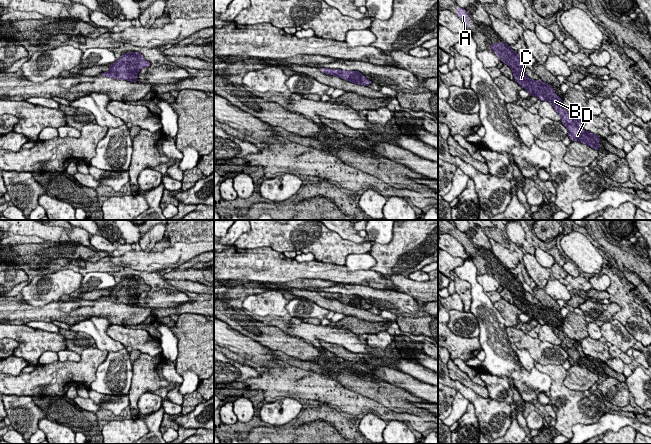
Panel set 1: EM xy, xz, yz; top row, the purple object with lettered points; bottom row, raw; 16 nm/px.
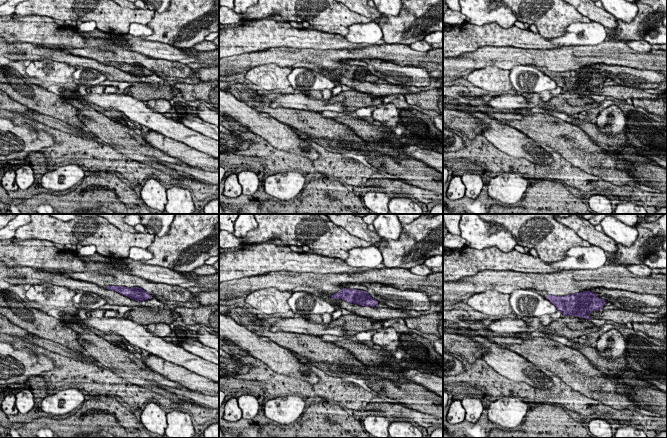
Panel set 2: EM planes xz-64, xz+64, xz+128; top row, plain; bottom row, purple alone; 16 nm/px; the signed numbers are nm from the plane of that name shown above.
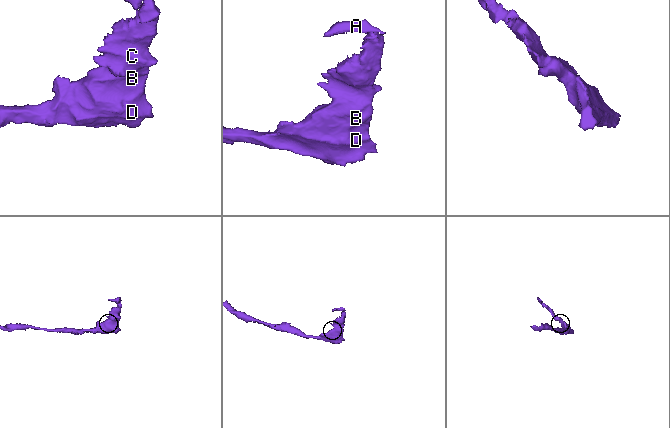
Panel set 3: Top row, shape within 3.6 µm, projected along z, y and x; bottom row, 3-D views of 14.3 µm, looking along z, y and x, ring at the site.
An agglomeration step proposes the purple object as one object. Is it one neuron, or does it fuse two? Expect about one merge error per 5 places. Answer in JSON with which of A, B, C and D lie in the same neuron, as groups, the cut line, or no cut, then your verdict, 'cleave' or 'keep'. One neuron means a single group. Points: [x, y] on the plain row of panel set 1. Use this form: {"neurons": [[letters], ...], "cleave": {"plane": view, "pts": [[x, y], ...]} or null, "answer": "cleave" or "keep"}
{"neurons": [["A", "B", "C", "D"]], "cleave": null, "answer": "keep"}

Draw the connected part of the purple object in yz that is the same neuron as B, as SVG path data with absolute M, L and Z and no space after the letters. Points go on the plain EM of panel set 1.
M502 265L501 267L491 267L492 275L500 282L503 288L507 288L513 298L514 304L523 313L527 314L530 320L536 320L539 324L547 324L562 341L561 347L568 354L568 361L571 365L585 367L591 372L599 375L599 359L586 355L581 347L581 341L571 339L563 331L562 323L553 315L551 308L540 304L532 304L525 298L523 284L510 272L510 269Z

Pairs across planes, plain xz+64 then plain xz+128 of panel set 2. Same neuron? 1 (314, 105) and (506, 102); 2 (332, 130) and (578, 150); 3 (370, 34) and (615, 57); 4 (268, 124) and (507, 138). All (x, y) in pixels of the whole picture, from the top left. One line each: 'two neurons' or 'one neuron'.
1: one neuron
2: one neuron
3: two neurons
4: one neuron

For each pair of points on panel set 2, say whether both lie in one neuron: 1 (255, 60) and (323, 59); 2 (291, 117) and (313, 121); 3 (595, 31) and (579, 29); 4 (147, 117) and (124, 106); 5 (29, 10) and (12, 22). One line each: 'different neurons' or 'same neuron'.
1: same neuron
2: same neuron
3: same neuron
4: same neuron
5: different neurons

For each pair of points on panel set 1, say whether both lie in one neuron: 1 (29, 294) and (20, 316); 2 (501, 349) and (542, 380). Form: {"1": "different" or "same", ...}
{"1": "different", "2": "same"}

